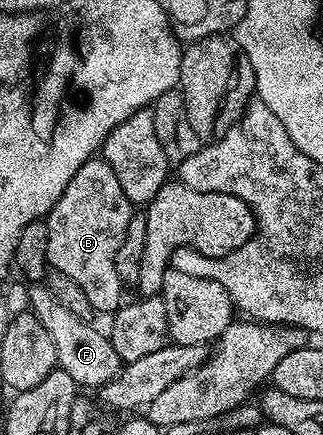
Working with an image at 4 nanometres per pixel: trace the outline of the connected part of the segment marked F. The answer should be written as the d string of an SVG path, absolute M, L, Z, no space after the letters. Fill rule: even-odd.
M37 282L32 285L29 292L29 304L32 314L43 322L43 330L51 334L51 342L55 342L55 354L57 355L57 367L62 368L79 386L85 384L93 390L100 389L102 384L114 380L117 373L123 367L123 361L119 354L115 354L115 346L111 346L108 335L97 328L92 328L89 320L79 318L67 310L67 306L58 304L57 299L51 294L51 290L44 283Z

